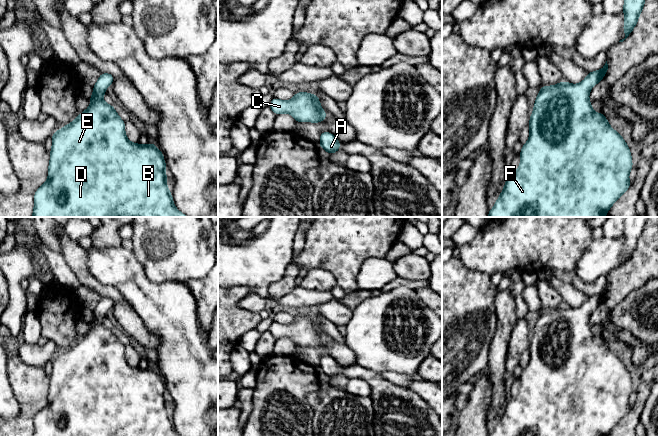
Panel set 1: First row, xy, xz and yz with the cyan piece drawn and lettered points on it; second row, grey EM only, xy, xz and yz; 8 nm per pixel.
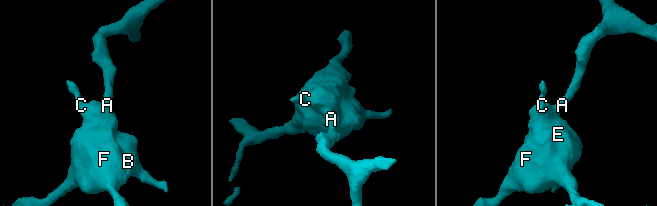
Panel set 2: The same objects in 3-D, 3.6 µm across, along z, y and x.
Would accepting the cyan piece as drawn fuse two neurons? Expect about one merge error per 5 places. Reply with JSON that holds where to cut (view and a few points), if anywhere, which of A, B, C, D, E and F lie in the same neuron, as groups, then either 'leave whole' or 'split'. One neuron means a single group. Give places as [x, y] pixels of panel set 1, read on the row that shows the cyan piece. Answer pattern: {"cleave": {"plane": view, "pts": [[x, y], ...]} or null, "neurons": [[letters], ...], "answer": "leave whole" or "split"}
{"cleave": null, "neurons": [["A", "B", "C", "D", "E", "F"]], "answer": "leave whole"}

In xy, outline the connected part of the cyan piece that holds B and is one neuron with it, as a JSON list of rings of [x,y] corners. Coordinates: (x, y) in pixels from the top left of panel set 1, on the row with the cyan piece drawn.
[[[101,73],[96,84],[93,86],[93,94],[89,98],[90,106],[77,116],[71,123],[55,131],[51,137],[52,148],[50,151],[50,162],[48,167],[48,179],[34,194],[34,209],[32,217],[188,217],[181,213],[174,205],[171,192],[167,187],[166,163],[163,153],[154,143],[140,145],[128,140],[125,133],[125,122],[115,111],[113,105],[103,100],[106,88],[113,84],[114,76],[110,73]]]

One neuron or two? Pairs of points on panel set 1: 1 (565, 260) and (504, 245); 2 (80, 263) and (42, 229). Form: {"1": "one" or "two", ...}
{"1": "one", "2": "two"}

